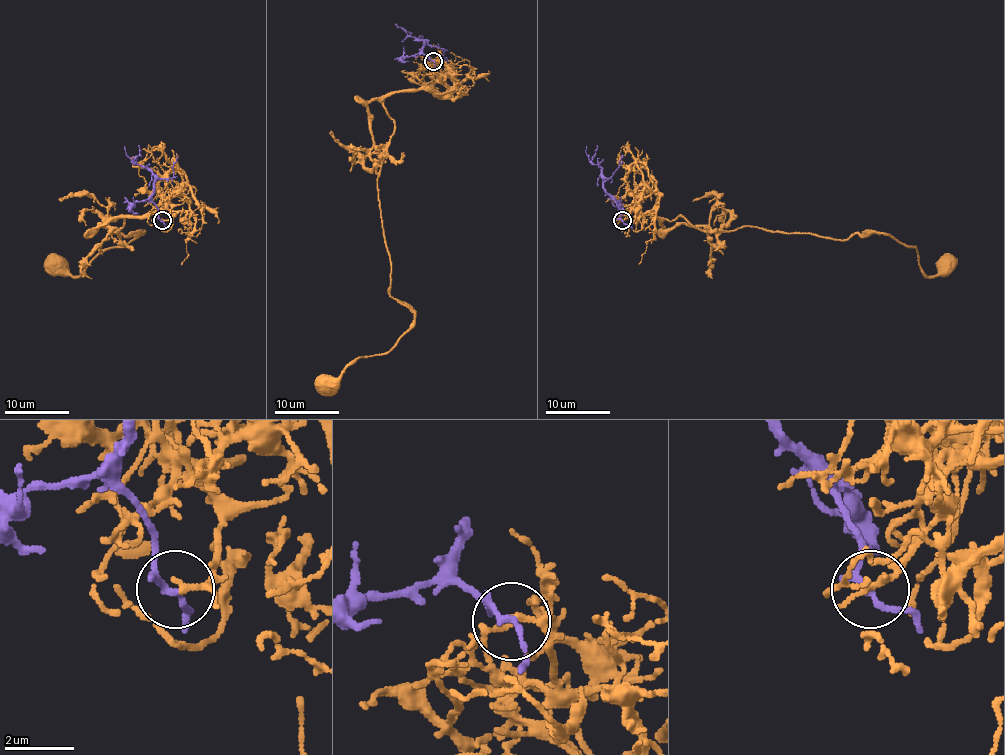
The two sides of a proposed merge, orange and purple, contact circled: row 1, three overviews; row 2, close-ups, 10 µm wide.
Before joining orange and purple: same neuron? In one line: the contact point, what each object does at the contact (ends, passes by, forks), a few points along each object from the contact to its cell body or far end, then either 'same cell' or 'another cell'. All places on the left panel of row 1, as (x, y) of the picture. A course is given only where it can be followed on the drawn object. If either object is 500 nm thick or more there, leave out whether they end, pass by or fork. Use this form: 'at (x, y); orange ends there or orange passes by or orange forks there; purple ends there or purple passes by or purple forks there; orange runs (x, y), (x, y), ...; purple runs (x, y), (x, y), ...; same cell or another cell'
at (162, 220); orange passes by; purple passes by; orange runs (163, 220), (177, 192), (112, 218), (124, 218), (108, 227), (119, 238), (143, 233), (78, 275), (52, 264); purple runs (163, 220), (151, 199), (155, 176), (129, 157), (124, 145); same cell

